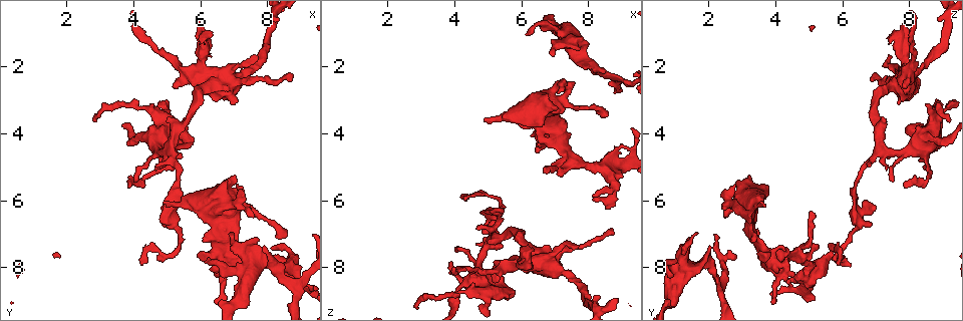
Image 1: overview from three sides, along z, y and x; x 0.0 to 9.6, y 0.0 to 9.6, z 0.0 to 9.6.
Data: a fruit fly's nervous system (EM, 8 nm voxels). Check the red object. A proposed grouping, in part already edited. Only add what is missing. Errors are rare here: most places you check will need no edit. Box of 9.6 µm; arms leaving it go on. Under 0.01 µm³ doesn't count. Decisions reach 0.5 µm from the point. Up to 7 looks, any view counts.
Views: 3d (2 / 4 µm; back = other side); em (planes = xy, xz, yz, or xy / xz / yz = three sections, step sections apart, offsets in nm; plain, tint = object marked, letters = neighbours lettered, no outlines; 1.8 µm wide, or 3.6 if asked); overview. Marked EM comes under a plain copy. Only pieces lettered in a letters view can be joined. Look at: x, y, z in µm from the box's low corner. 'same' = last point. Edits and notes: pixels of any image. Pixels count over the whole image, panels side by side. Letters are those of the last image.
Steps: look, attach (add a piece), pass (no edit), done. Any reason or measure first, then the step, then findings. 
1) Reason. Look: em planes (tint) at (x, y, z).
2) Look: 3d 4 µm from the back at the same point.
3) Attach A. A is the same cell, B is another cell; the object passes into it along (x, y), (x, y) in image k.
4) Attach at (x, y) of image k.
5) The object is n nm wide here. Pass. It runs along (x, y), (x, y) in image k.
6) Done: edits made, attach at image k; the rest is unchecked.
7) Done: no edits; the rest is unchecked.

Branch stops here. Look: 3d 4 µm at (6.30, 1.00, 7.45).

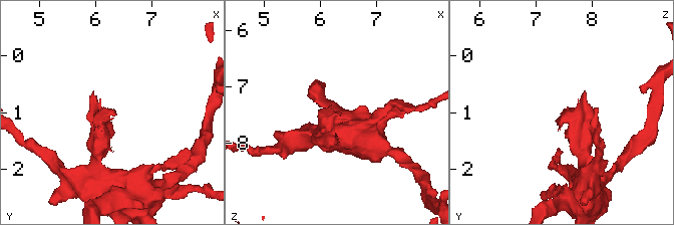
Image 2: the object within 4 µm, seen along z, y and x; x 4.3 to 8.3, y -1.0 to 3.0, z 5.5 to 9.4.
Look: em 3.6 µm planes (letters) at (6.35, 1.00, 7.45).

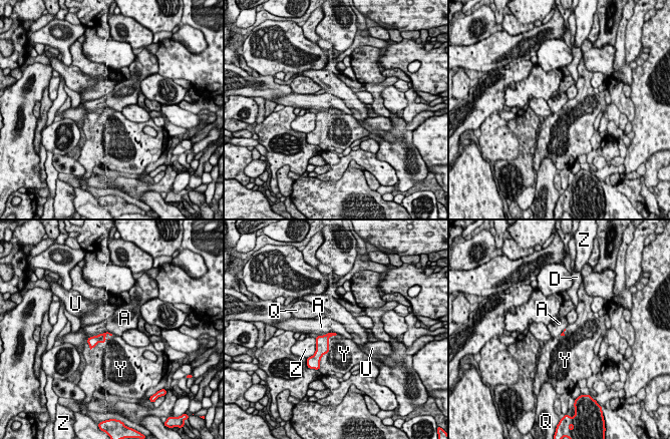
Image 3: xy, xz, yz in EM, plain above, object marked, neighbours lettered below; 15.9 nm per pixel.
The longest contact is with A, 460 nm. Pass. A, D, Q, U, Y and Z are other cells; no lettered piece goes on from it.

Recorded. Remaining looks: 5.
Free end. Look: em planes (tint) at (6.55, 7.70, 4.35).

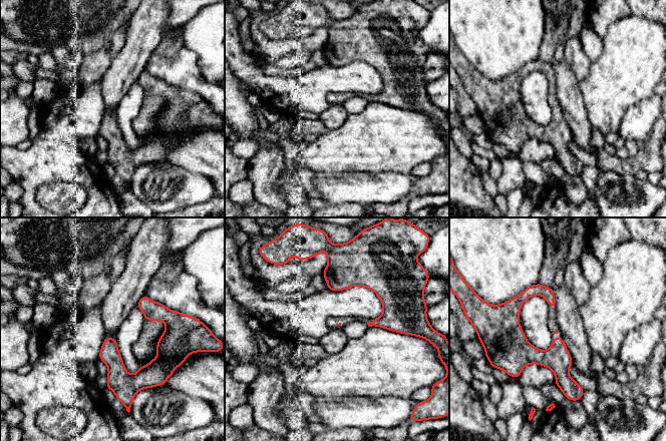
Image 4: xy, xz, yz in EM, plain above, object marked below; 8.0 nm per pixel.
Look: em planes (letters) at the same point.

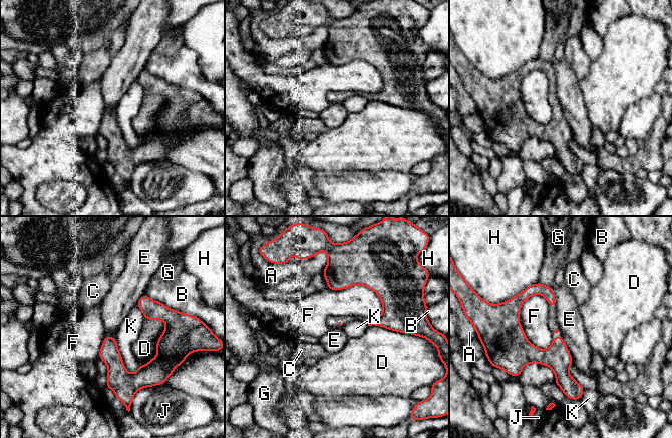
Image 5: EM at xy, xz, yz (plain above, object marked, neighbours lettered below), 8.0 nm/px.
Pass. A, B, C, D, E, F, G, H, J and K are other cells; no lettered piece goes on from it.

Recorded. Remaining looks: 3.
Branch stops here. Look: em planes (tint) at (6.85, 7.00, 1.70).

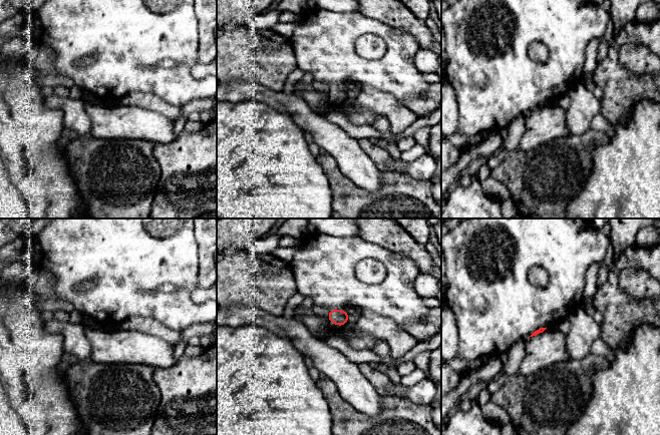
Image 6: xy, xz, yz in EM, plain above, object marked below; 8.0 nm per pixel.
Look: em planes (letters) at the same point.

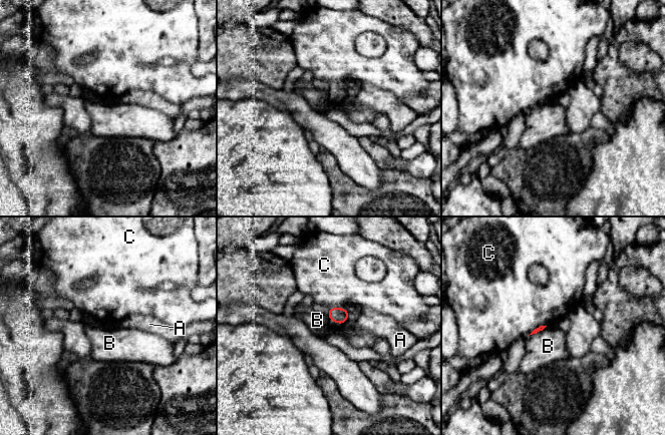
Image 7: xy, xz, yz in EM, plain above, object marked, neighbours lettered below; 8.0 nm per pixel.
The longest contact is with B, 190 nm. Pass. A, B and C are other cells; a border runs along (327, 312), (337, 323), (348, 318) in image 7; no lettered piece goes on from it.

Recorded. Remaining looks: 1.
Done: no edits; the rest is unchecked.

